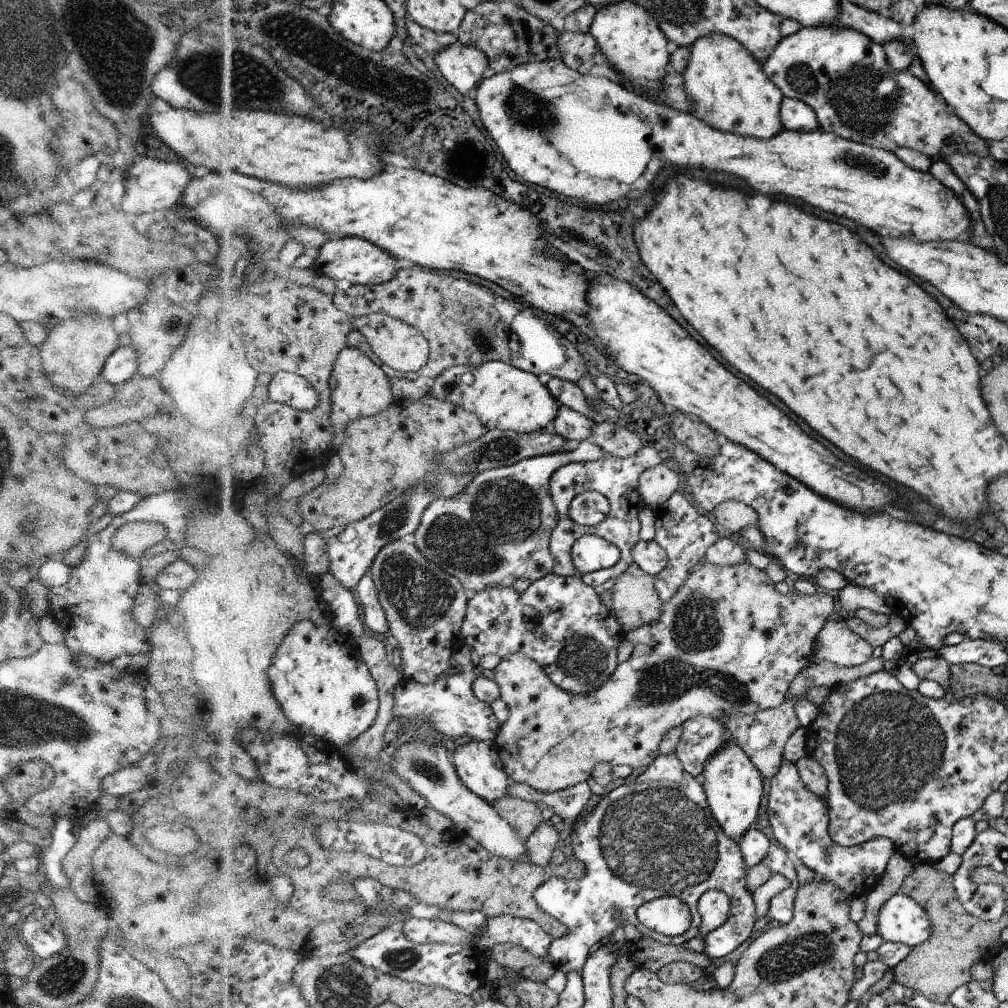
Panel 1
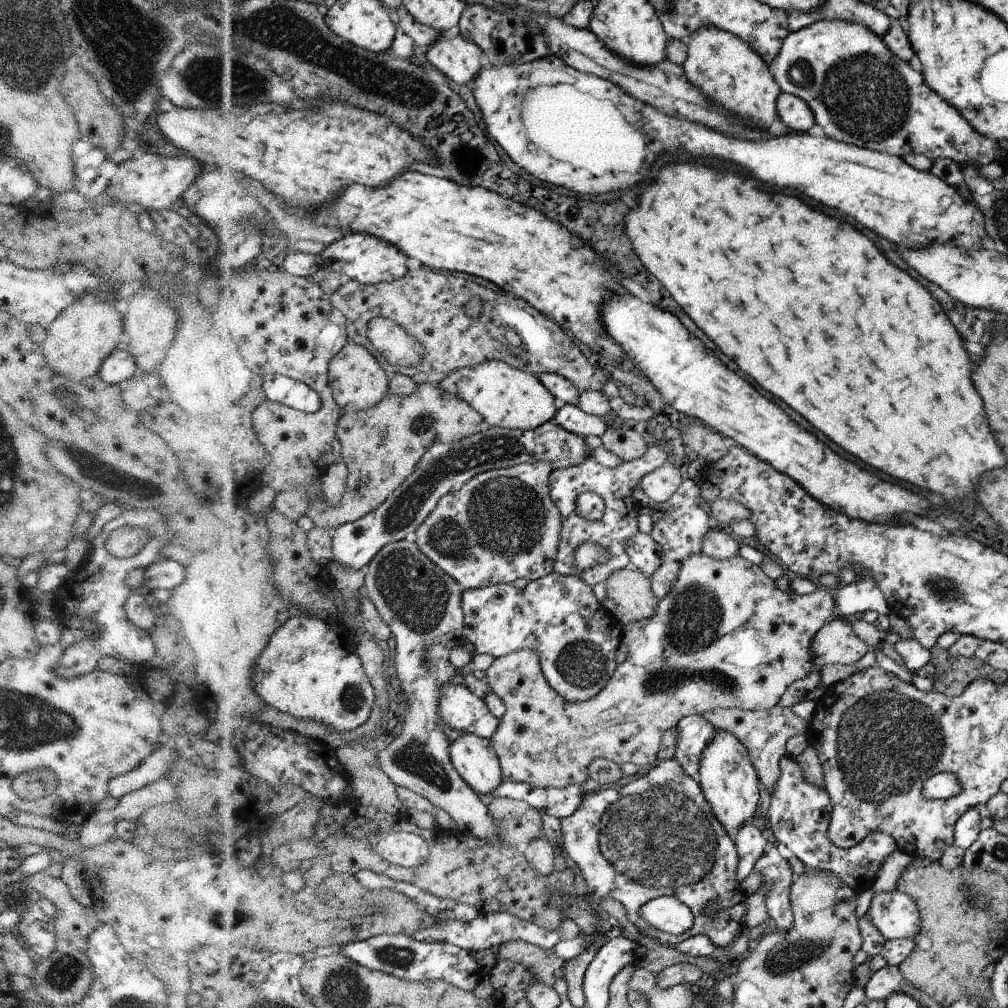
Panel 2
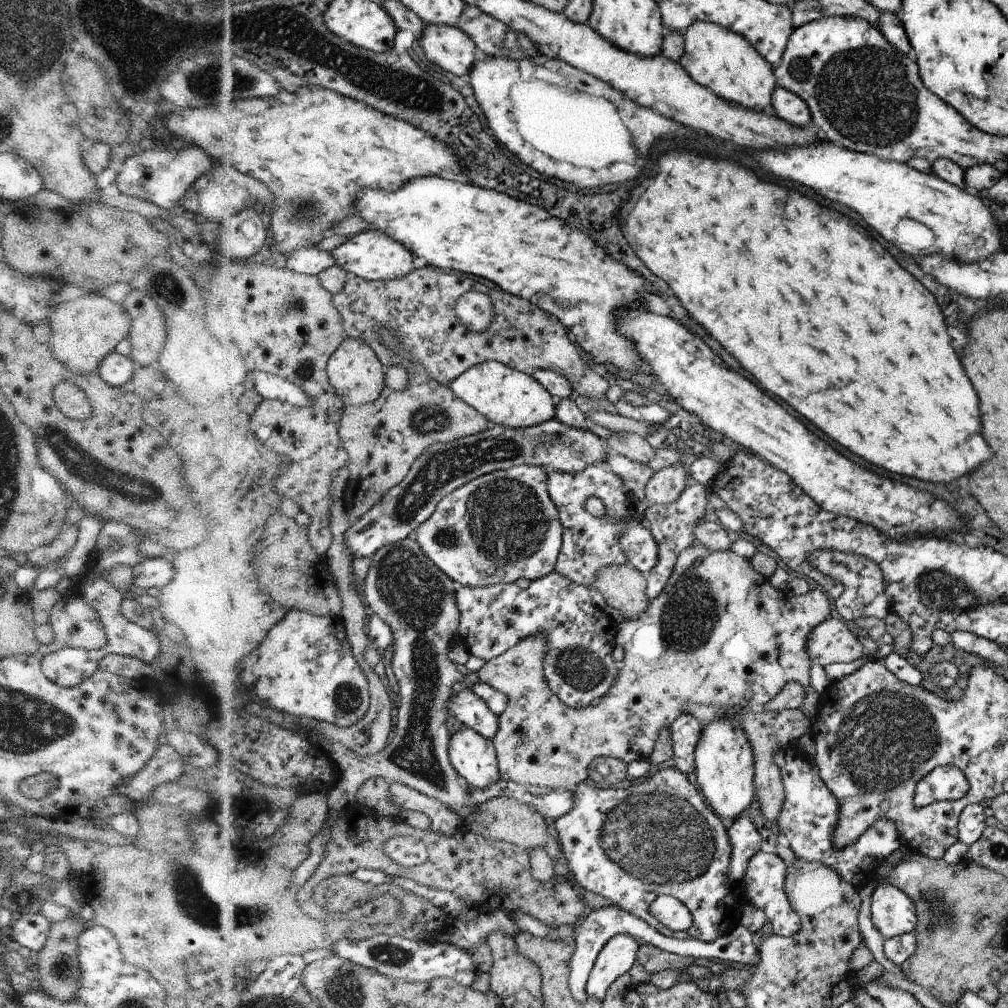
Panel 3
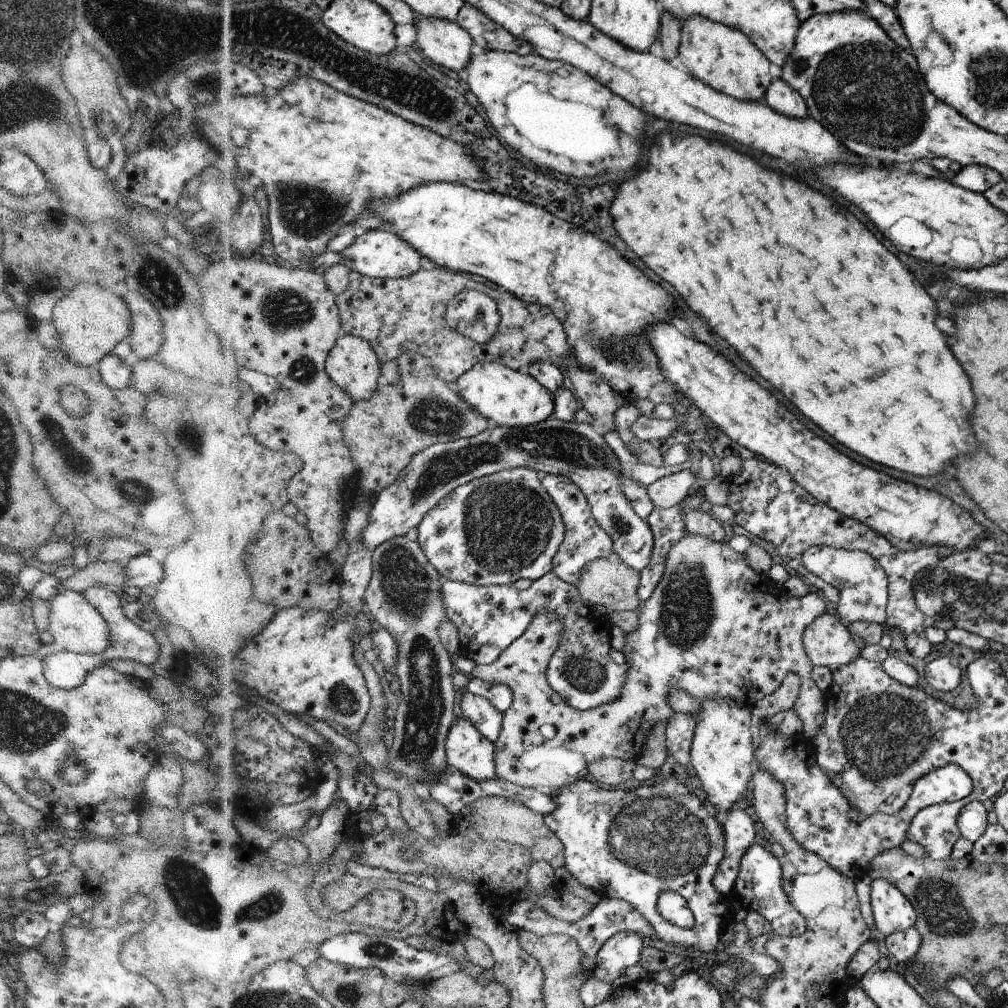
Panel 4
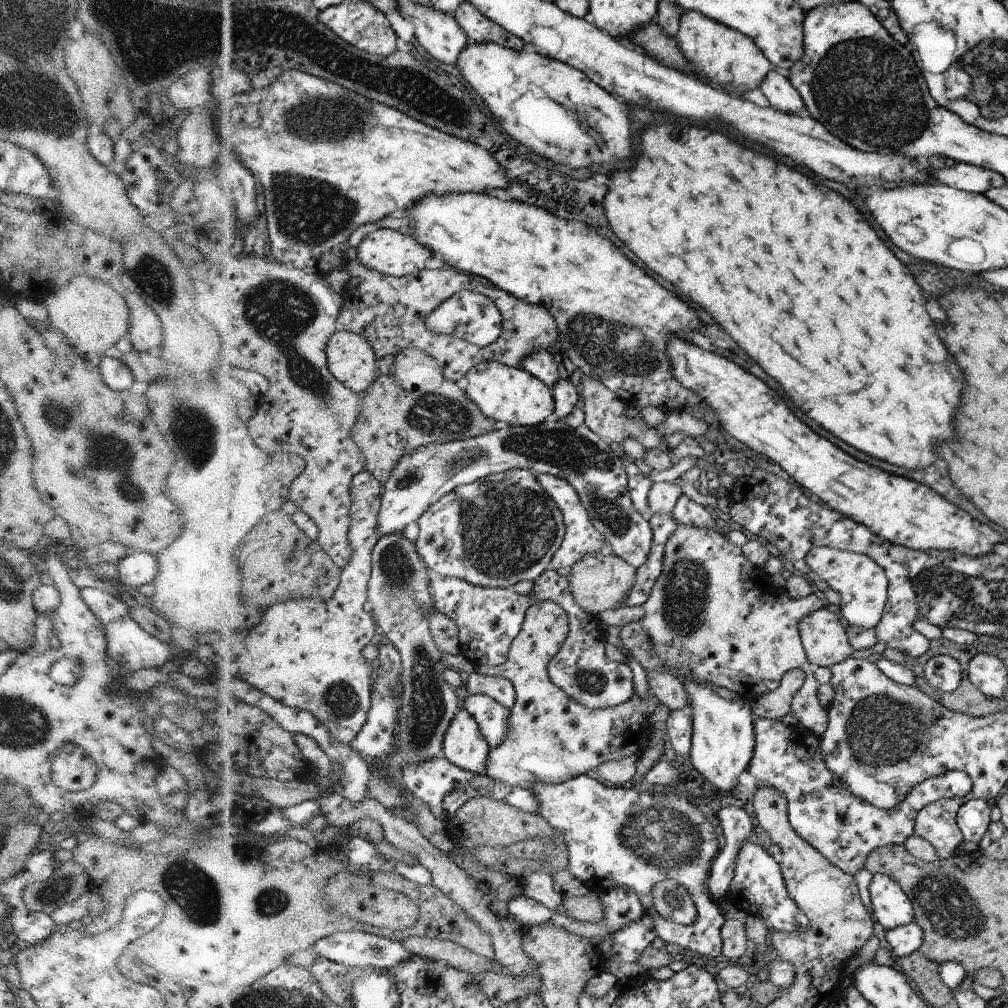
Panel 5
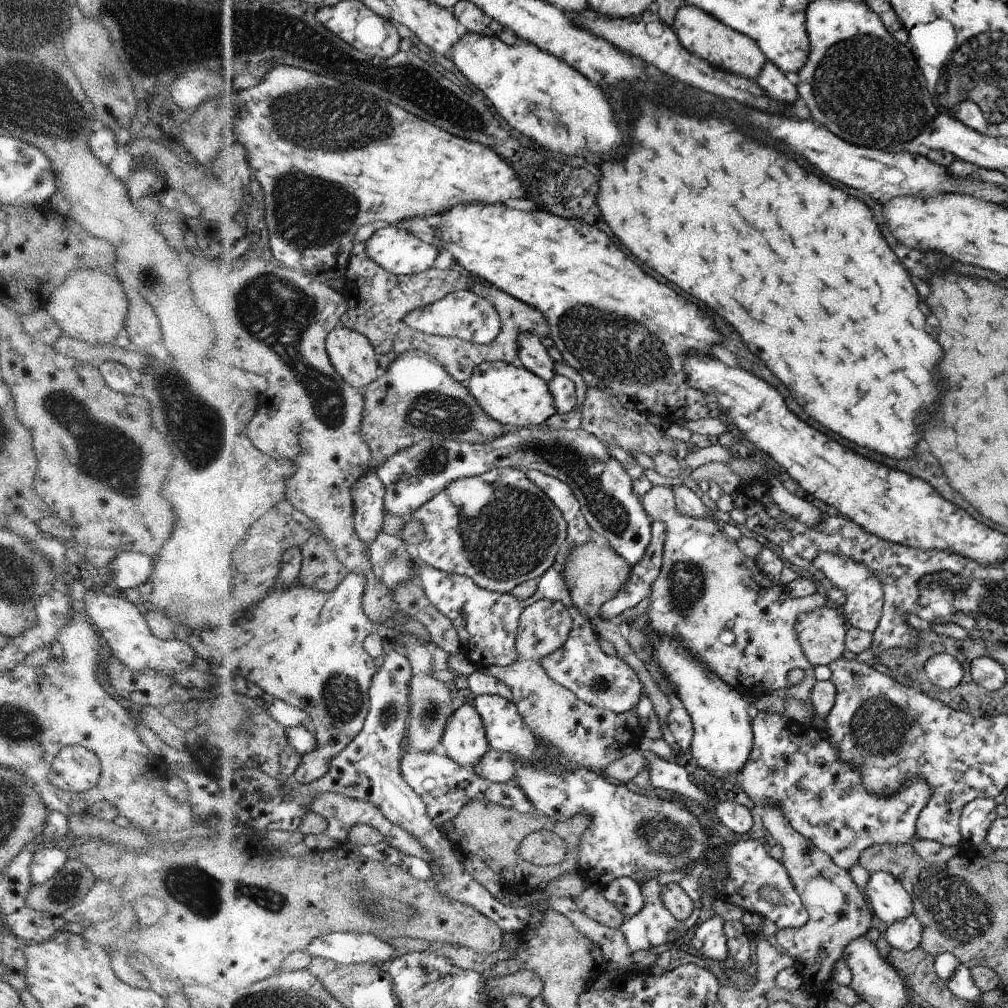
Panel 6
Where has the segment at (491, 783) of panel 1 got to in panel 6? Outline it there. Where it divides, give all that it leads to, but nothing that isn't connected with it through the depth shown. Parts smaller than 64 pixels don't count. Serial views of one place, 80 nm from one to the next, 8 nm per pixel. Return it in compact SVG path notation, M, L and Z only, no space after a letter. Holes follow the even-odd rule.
M470 702L460 704L460 707L453 714L442 740L443 752L462 766L472 769L474 765L480 764L480 760L484 758L489 749L489 739L485 731L484 719Z

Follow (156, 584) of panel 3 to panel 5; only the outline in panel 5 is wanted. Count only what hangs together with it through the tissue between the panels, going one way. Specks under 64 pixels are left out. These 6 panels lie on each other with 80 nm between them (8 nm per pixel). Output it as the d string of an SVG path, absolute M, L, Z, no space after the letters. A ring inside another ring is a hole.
M130 551L117 562L118 584L116 589L135 587L152 583L158 574L157 557L146 552Z

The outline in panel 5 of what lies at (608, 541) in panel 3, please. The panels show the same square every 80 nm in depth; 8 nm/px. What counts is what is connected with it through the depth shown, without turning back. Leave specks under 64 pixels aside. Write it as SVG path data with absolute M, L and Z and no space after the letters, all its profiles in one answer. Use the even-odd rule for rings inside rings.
M533 472L537 481L549 493L550 498L560 507L561 513L564 515L566 530L565 538L562 541L561 548L557 550L556 556L552 560L549 568L557 570L558 574L567 576L572 573L573 566L580 561L588 553L600 553L600 548L606 545L603 534L600 534L593 525L593 521L589 518L585 507L582 506L581 499L575 488L566 480L560 477L549 475L548 473Z

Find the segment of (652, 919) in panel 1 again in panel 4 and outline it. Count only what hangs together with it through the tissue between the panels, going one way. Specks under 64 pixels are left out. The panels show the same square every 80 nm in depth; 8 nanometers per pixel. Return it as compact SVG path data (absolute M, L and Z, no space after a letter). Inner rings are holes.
M663 890L657 900L657 909L662 919L680 928L692 928L695 918L688 901L679 892Z

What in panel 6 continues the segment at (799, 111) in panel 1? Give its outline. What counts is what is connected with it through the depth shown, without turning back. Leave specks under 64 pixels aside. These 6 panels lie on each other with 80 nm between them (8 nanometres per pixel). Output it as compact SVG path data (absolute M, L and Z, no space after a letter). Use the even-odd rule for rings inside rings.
M769 60L755 81L772 100L782 103L783 106L794 106L800 97L796 85L790 82L786 73Z

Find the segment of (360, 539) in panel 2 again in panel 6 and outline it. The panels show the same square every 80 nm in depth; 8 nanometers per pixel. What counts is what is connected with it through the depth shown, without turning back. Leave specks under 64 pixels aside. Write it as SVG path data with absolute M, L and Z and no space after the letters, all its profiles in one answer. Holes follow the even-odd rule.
M544 422L516 428L484 443L430 438L393 454L376 472L387 486L387 510L410 520L418 509L464 477L477 477L492 469L508 467L539 470L559 478L572 488L589 528L604 536L632 567L644 558L651 544L652 518L633 489L633 477L610 455L609 447L582 428L555 430Z

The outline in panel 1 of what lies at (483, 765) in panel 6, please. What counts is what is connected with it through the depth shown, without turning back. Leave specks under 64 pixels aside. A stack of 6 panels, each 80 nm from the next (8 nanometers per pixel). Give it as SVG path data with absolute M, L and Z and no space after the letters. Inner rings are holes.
M704 556L689 571L686 581L678 589L677 593L665 603L664 614L662 614L660 622L646 624L646 626L636 628L634 632L627 632L626 640L634 644L632 656L626 662L619 664L613 676L604 685L596 689L595 692L580 695L570 694L569 691L562 690L542 670L541 665L534 659L531 659L529 655L516 653L506 656L506 658L501 658L498 666L493 669L493 680L500 687L500 698L508 705L510 716L508 716L506 722L502 723L501 730L491 744L501 754L505 764L505 772L511 782L528 784L532 790L538 790L542 794L552 794L552 792L569 789L571 786L586 782L588 778L592 777L594 766L600 764L600 762L607 762L613 766L629 764L634 770L646 768L660 754L661 742L666 734L674 727L684 725L689 718L697 716L712 717L721 719L723 723L732 714L749 715L759 710L773 709L780 706L785 701L785 694L788 692L792 682L800 676L802 670L810 666L812 661L814 661L813 650L816 648L817 637L820 636L821 630L825 628L828 616L834 612L833 597L833 594L819 589L811 595L800 595L794 590L787 595L782 595L774 587L774 583L770 580L766 571L759 570L749 561L736 564L736 566L716 566L712 562L708 562L707 557Z

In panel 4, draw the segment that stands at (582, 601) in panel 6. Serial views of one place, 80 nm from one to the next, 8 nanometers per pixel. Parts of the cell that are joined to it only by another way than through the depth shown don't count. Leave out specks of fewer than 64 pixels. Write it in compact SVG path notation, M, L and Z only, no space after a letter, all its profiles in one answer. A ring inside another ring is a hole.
M612 554L608 557L599 558L590 562L584 570L582 570L580 581L577 582L577 589L580 596L588 606L596 608L604 606L610 612L614 610L636 610L641 608L638 590L640 586L640 572L628 566L616 555Z

